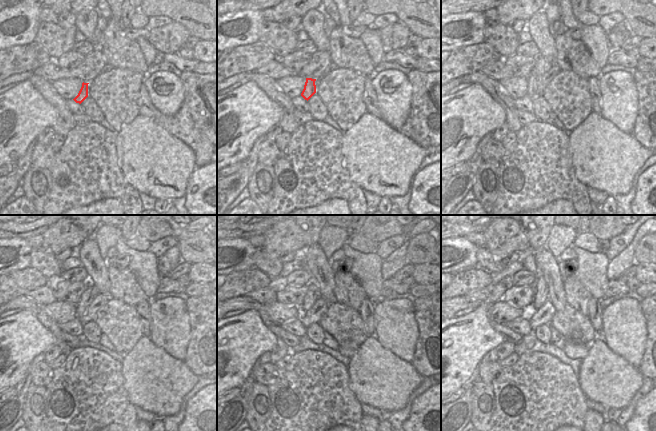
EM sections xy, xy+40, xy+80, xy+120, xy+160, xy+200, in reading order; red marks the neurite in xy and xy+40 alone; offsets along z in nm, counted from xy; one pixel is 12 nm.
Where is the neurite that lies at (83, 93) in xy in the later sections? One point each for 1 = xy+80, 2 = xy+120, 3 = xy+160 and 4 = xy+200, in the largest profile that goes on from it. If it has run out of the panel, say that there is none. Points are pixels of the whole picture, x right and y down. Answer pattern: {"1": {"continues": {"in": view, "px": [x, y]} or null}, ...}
{"1": {"continues": {"in": "xy+80", "px": [533, 80]}}, "2": {"continues": {"in": "xy+120", "px": [86, 298]}}, "3": {"continues": {"in": "xy+160", "px": [313, 294]}}, "4": {"continues": {"in": "xy+200", "px": [541, 293]}}}

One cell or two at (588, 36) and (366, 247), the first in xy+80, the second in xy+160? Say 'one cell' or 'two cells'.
two cells

